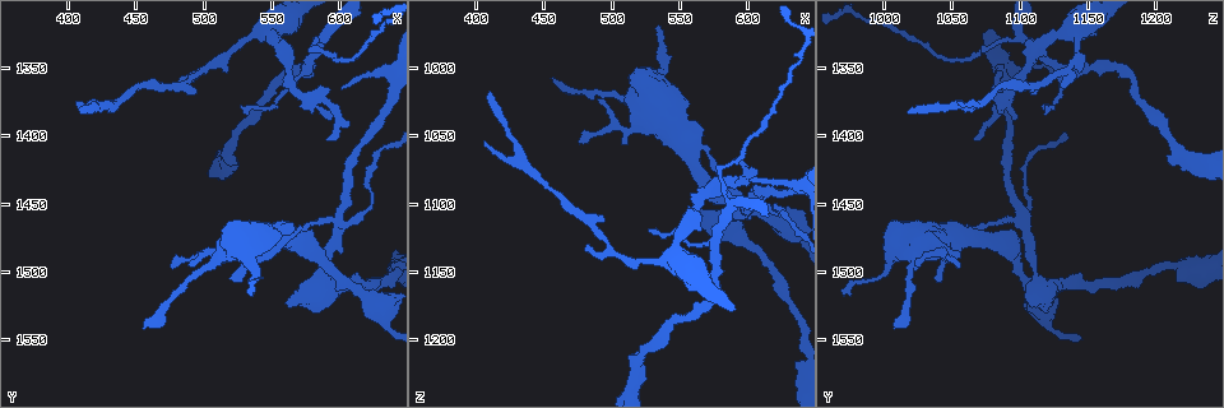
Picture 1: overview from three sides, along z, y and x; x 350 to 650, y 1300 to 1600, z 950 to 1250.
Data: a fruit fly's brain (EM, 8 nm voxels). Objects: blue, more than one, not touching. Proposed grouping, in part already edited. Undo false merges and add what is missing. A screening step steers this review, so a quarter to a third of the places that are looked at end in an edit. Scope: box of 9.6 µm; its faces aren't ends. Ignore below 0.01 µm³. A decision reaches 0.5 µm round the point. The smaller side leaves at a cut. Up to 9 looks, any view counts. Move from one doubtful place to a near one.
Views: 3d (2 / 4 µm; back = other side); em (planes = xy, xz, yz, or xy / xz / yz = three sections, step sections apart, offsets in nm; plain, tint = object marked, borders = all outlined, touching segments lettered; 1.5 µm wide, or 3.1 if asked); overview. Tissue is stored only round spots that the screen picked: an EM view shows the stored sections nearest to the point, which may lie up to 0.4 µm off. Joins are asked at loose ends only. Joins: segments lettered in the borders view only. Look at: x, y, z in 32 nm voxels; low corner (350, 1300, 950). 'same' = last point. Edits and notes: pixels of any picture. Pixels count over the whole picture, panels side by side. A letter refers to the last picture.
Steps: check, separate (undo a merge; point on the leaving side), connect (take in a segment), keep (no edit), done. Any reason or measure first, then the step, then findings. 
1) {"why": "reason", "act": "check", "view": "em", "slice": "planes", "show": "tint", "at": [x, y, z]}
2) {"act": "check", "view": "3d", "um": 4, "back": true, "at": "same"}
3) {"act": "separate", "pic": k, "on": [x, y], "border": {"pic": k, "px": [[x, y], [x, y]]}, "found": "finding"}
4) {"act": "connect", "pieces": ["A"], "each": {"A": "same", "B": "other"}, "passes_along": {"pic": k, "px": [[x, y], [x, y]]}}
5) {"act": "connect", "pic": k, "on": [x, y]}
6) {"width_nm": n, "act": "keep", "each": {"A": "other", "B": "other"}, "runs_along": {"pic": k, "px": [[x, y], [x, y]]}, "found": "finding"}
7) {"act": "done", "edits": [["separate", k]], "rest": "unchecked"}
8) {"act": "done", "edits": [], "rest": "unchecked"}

{"why": "arms part here", "act": "check", "view": "em", "slice": "planes", "show": "plain", "at": [600, 1464, 1102]}

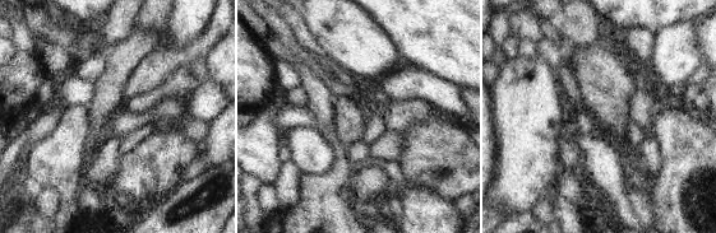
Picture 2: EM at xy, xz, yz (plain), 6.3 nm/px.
{"why": "see the neighbours", "act": "check", "view": "em", "slice": "planes", "show": "borders", "at": "same"}

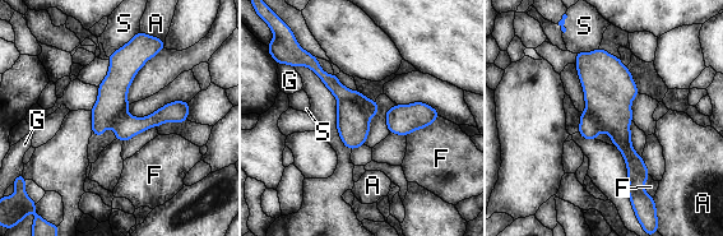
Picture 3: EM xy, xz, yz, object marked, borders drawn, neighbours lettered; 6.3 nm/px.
{"width_nm": 200, "act": "separate", "pic": 3, "on": [608, 87], "each": {"A": "other", "F": "other", "G": "other", "S": "other"}, "part_leaving": {"pic": 3, "px": [[579, 55], [608, 86], [640, 184]]}, "found": "a second neuron is stuck on"}

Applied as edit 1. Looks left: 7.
{"why": "branch stops here", "act": "check", "view": "3d", "um": 2, "at": [592, 1386, 1100]}

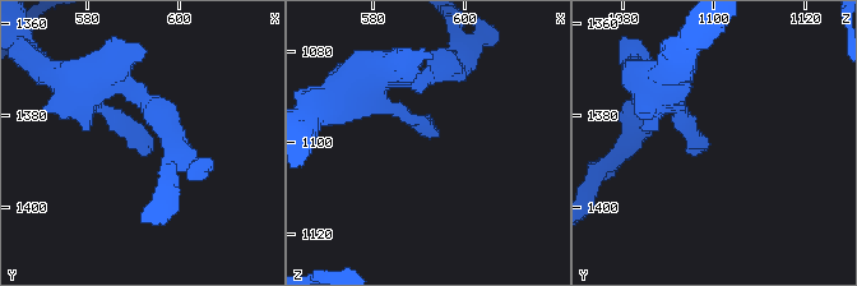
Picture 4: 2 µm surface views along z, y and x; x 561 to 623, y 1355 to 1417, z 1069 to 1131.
{"act": "check", "view": "em", "slice": "planes", "show": "borders", "at": [593, 1386, 1100]}

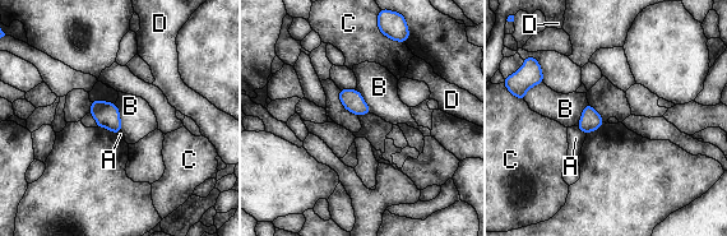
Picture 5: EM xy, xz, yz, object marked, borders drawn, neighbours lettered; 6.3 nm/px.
{"width_nm": 130, "longest_contact_nm": ["B", 180], "act": "keep", "each": {"A": "other", "B": "other", "C": "other", "D": "other"}, "found": "no lettered segment goes on from it"}

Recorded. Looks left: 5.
{"why": "thin end", "act": "check", "view": "3d", "um": 2, "at": [406, 1376, 1054]}

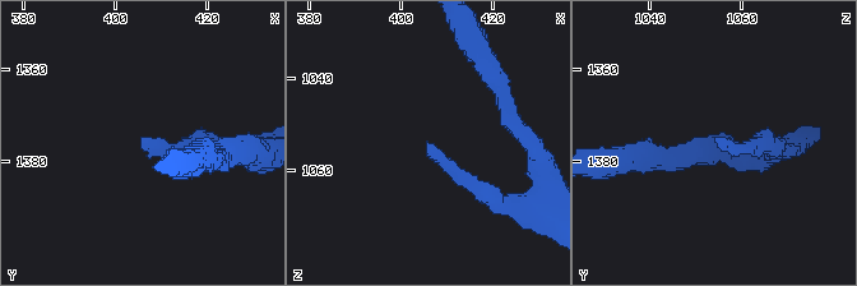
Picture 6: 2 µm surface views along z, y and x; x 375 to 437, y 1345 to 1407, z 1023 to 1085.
{"act": "check", "view": "em", "slice": "planes", "show": "borders", "at": [407, 1374, 1054]}

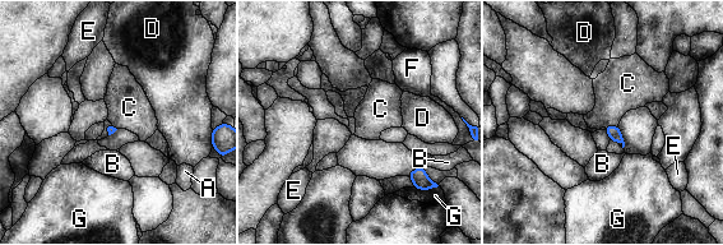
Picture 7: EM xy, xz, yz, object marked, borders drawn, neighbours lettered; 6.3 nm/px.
{"act": "keep", "each": {"A": "other", "B": "other", "C": "other", "D": "other", "E": "other", "F": "other", "G": "other"}, "border": {"pic": 7, "px": [[617, 125], [607, 125], [605, 128]]}, "found": "none of them fits"}

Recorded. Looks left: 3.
{"act": "done", "edits": [["separate", 3]], "rest": "unchecked"}

